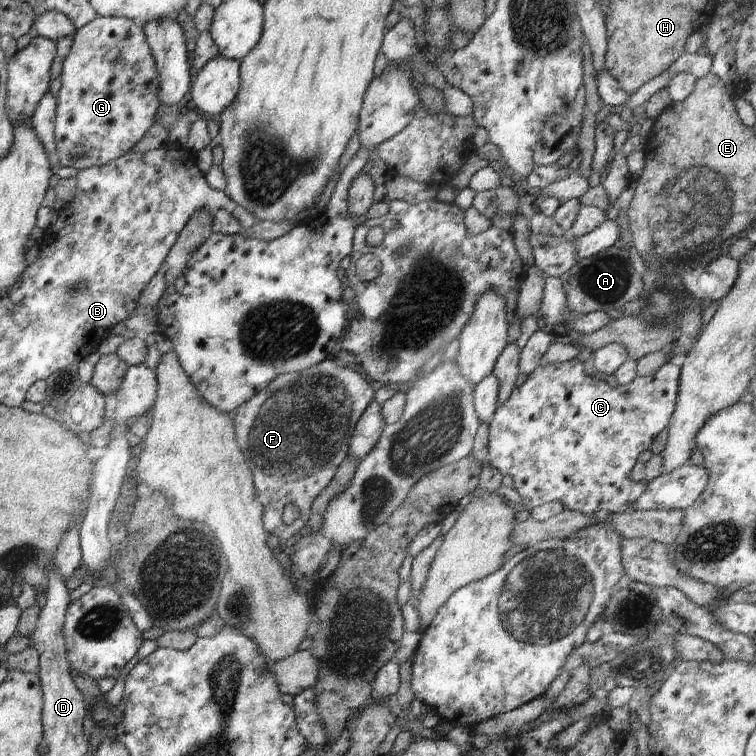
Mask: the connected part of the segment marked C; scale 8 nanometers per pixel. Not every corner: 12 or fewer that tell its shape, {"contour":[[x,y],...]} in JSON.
{"contour":[[536,367],[488,425],[522,506],[624,514],[681,367]]}

